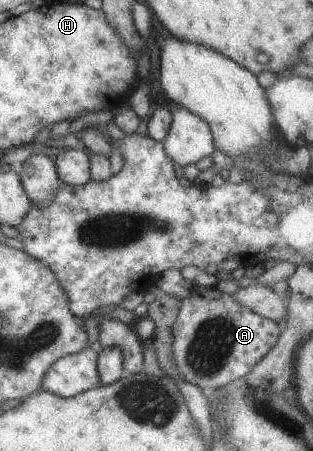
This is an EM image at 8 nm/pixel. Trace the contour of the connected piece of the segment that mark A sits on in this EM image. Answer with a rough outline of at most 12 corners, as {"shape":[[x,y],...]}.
{"shape":[[194,284],[168,334],[185,382],[221,388],[282,331]]}

